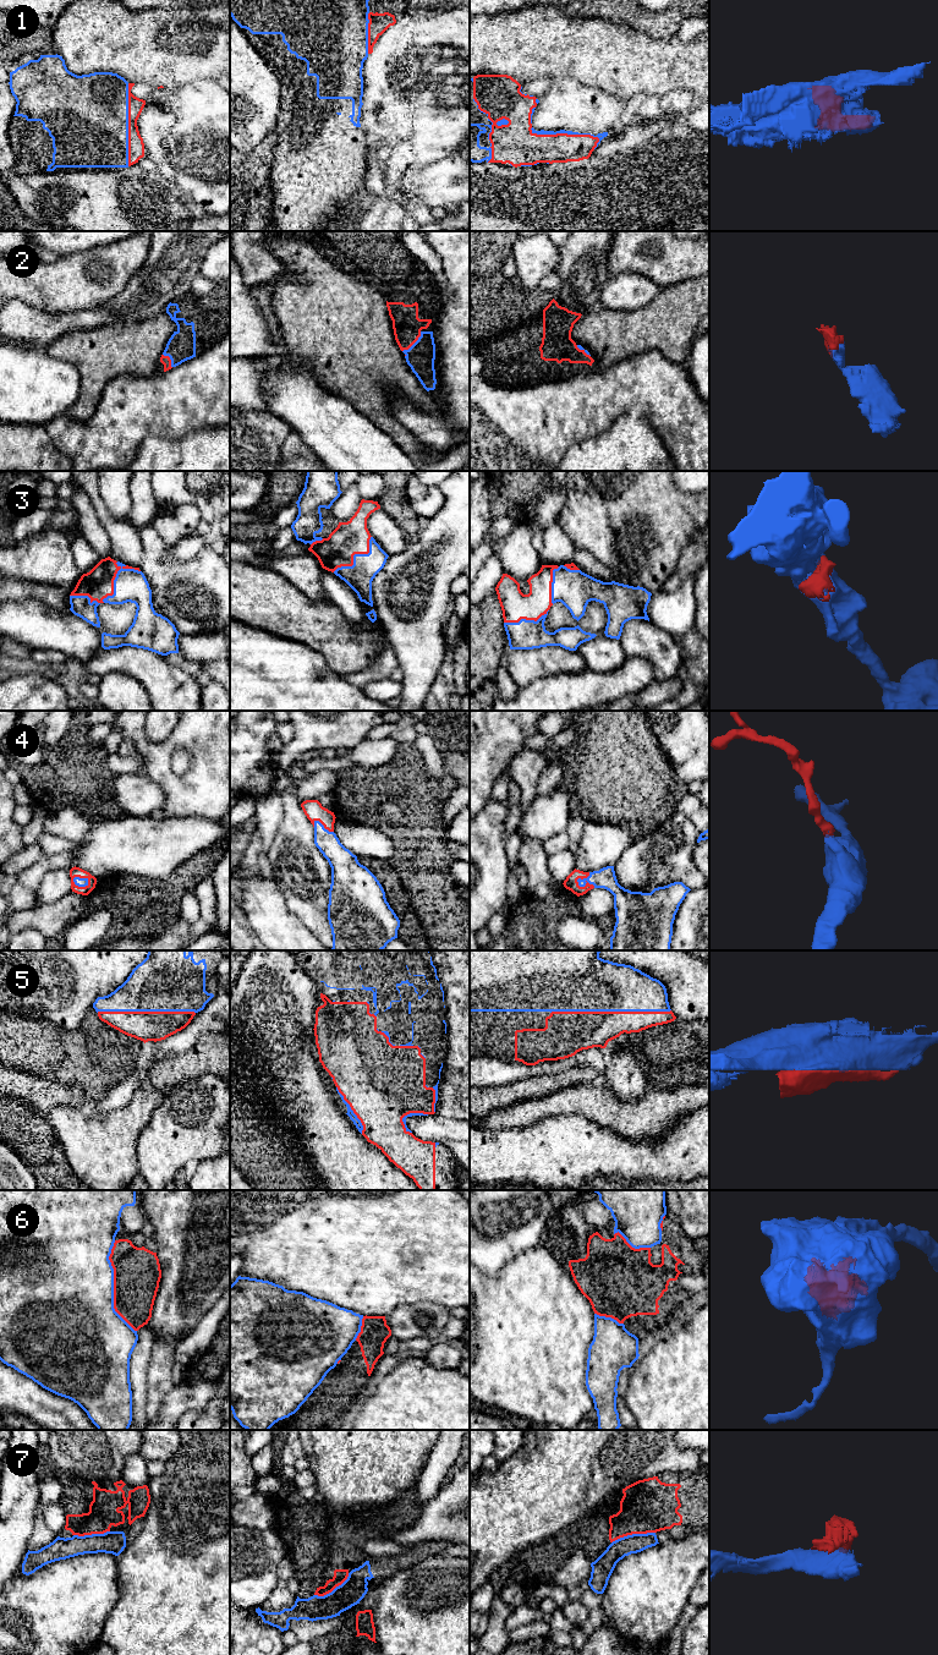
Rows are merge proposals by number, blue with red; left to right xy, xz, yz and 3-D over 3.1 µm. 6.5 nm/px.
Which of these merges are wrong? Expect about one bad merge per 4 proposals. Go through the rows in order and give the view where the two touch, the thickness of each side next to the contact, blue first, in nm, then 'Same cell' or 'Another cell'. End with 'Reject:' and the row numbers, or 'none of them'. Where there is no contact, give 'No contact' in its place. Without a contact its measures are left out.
1: Touches blue in xy. Thickness 500 nm (blue) against 110 nm. Same cell
2: Touches blue in xz. Thickness 180 nm (blue) against 190 nm. Same cell
3: Touches blue in xy. Thickness 220 nm (blue) against 200 nm. Same cell
4: Touches blue in yz. Thickness 130 nm (blue) against 90 nm. Same cell
5: Touches blue in yz. Thickness 380 nm (blue) against 260 nm. Same cell
6: Touches blue in xy. Thickness 500 nm (blue) against 300 nm. Another cell
7: Touches blue in yz. Thickness 130 nm (blue) against 360 nm. Another cell
Reject: 6, 7

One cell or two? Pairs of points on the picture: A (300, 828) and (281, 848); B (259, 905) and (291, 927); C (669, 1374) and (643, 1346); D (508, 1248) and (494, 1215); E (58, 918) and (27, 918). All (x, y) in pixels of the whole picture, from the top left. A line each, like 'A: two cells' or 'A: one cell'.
A: one cell
B: one cell
C: two cells
D: one cell
E: one cell

